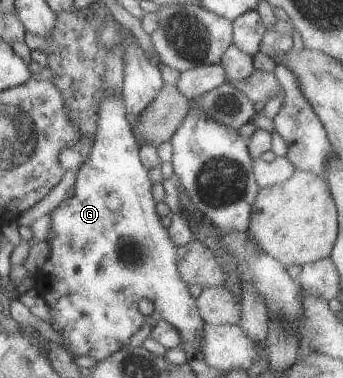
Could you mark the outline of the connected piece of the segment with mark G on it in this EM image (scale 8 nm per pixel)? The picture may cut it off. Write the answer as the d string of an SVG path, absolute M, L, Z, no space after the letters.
M105 96L105 104L101 104L100 116L100 131L97 133L96 144L94 146L93 154L89 156L85 166L80 170L76 184L74 186L76 194L73 197L67 197L60 205L50 214L52 217L52 228L50 229L46 241L51 247L51 255L44 264L43 268L39 269L39 287L38 289L44 292L59 292L59 294L44 294L45 298L50 304L50 313L53 314L53 329L55 329L61 336L63 336L63 345L67 347L76 356L92 356L98 362L105 361L111 358L113 354L117 354L123 350L123 346L129 344L131 338L147 324L148 316L143 315L139 310L139 301L142 298L150 298L156 304L158 315L160 318L168 320L181 332L181 336L185 339L185 343L199 349L200 354L205 350L205 324L207 324L204 316L201 314L200 301L195 298L189 290L189 284L183 280L181 270L179 270L180 260L180 246L173 242L169 228L163 224L163 217L159 214L157 206L157 198L153 194L153 180L151 180L151 172L149 168L143 164L141 158L140 140L134 131L132 121L129 120L128 100L123 96Z

